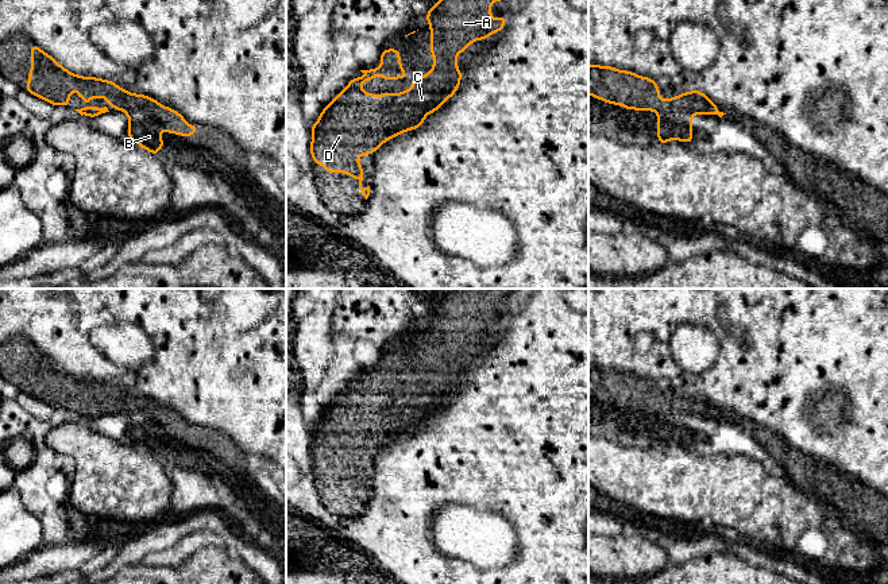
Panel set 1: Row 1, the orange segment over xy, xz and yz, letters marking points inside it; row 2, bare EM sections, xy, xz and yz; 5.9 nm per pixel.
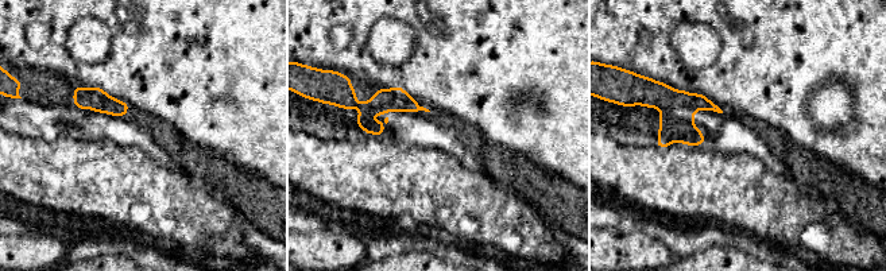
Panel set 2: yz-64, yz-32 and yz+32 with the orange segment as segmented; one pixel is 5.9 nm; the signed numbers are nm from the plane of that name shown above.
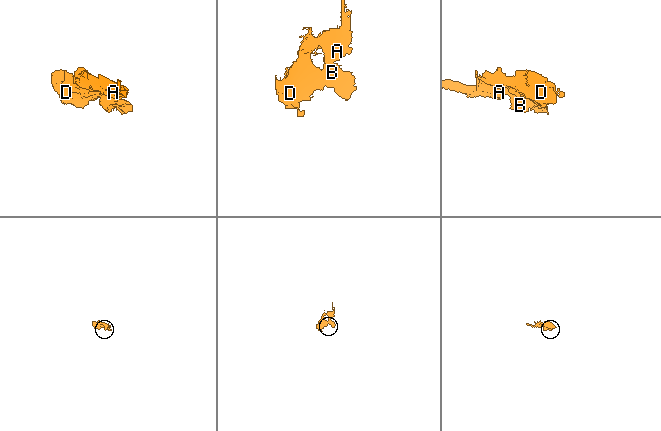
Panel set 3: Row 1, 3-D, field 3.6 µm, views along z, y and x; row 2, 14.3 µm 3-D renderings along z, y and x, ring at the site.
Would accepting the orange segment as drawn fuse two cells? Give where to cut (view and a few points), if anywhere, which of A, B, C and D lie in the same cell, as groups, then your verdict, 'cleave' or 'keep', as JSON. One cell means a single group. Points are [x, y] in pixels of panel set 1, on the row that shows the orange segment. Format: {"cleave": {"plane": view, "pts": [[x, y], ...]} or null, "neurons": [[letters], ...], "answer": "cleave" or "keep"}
{"cleave": null, "neurons": [["A", "B", "C", "D"]], "answer": "keep"}

